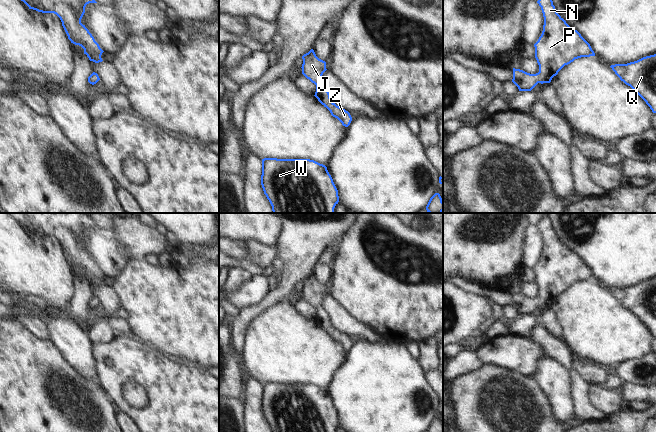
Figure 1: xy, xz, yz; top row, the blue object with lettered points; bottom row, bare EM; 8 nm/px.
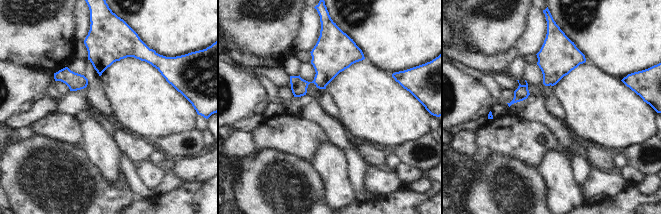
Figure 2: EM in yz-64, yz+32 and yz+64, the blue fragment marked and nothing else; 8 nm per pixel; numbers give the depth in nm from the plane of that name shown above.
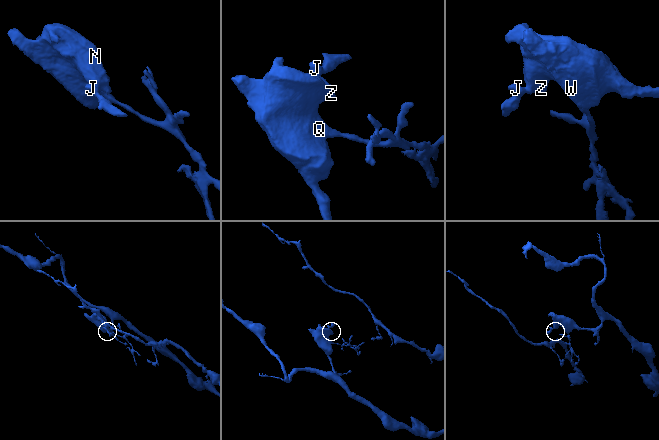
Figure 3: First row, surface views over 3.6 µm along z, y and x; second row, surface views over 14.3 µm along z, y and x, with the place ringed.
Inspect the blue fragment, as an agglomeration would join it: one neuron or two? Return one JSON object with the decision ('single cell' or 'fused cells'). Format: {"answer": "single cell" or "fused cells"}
{"answer": "single cell"}

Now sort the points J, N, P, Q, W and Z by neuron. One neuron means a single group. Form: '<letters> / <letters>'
J N P Q W Z

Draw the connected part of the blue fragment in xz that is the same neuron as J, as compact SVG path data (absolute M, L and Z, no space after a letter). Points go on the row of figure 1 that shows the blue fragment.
M313 49L304 54L302 59L302 74L316 85L314 96L330 111L333 117L337 118L343 126L348 127L352 121L350 113L332 102L327 88L321 82L321 77L327 70L326 62L319 59Z

